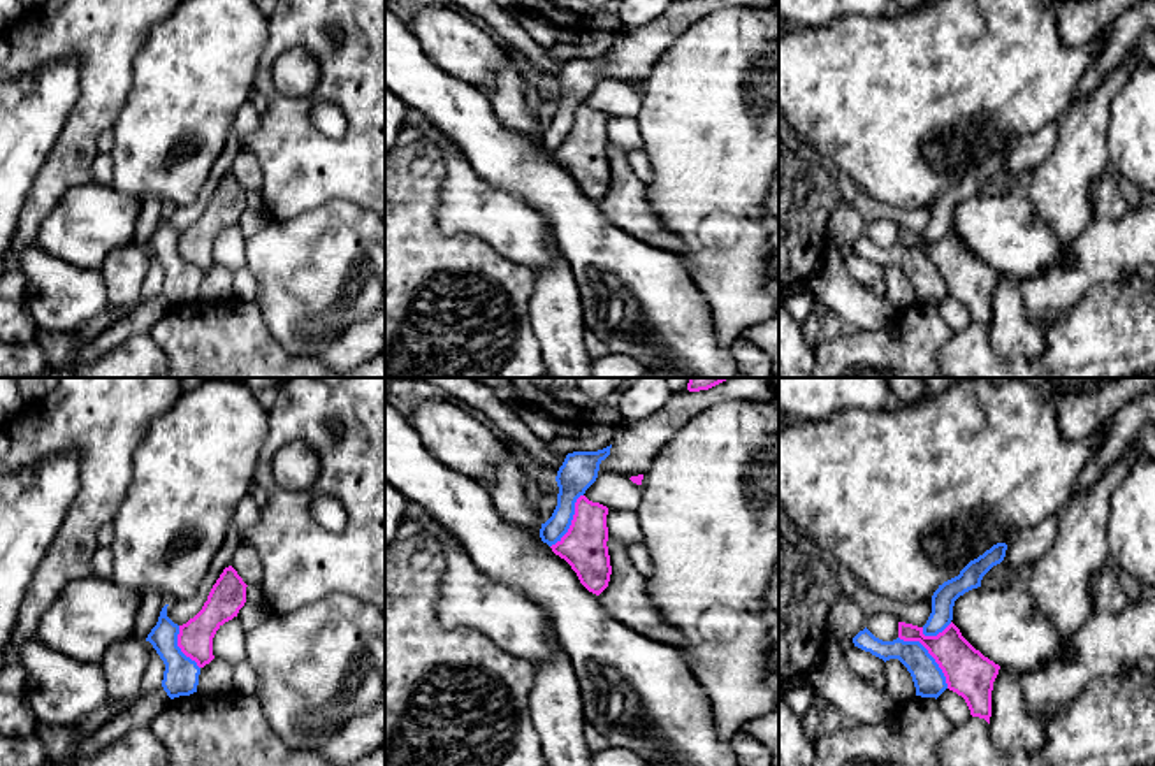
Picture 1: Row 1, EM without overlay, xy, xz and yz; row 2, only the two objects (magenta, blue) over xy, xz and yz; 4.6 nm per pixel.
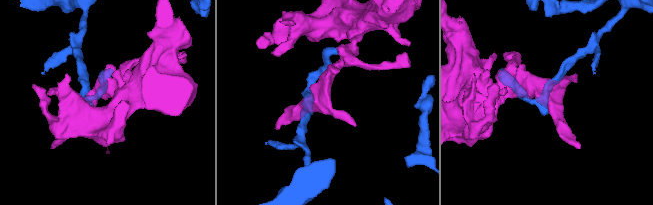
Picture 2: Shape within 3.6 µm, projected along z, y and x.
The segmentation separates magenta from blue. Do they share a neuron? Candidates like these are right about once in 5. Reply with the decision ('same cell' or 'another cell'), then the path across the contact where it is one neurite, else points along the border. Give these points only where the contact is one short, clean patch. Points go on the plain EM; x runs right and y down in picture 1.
another cell

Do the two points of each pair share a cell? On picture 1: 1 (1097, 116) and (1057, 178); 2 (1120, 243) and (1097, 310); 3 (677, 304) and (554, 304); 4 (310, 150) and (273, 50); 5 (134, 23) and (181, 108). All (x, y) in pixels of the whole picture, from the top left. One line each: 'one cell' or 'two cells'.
1: one cell
2: two cells
3: two cells
4: one cell
5: two cells

